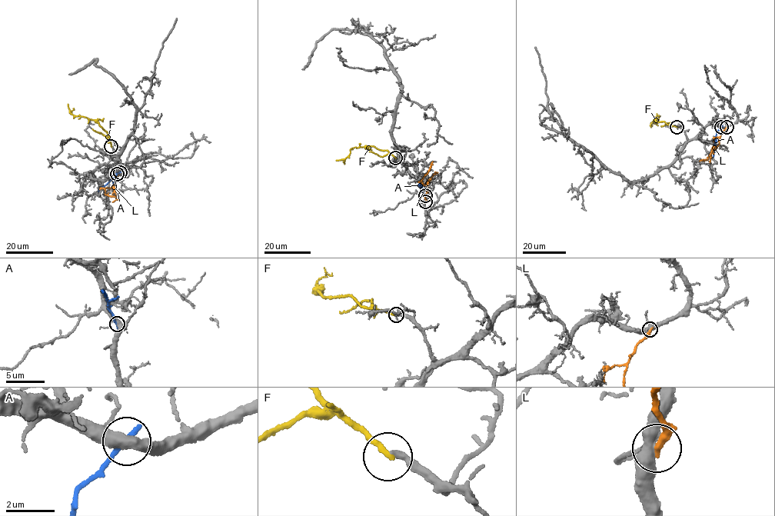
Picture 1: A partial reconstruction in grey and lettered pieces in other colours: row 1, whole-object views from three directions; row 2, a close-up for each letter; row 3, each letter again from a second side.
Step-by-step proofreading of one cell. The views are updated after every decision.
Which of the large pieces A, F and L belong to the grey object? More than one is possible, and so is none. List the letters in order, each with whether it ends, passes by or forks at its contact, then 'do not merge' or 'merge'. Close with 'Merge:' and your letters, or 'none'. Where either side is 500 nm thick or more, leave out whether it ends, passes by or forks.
A: it ends there; do not merge
F: it ends there; do not merge
L: it ends there; do not merge
Merge: none

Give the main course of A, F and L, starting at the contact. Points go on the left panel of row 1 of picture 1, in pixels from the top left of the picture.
A: (120, 172), (98, 191)
F: (111, 146), (106, 131), (94, 120), (71, 114), (68, 104)
L: (117, 174), (114, 184), (104, 189), (105, 194), (116, 197)

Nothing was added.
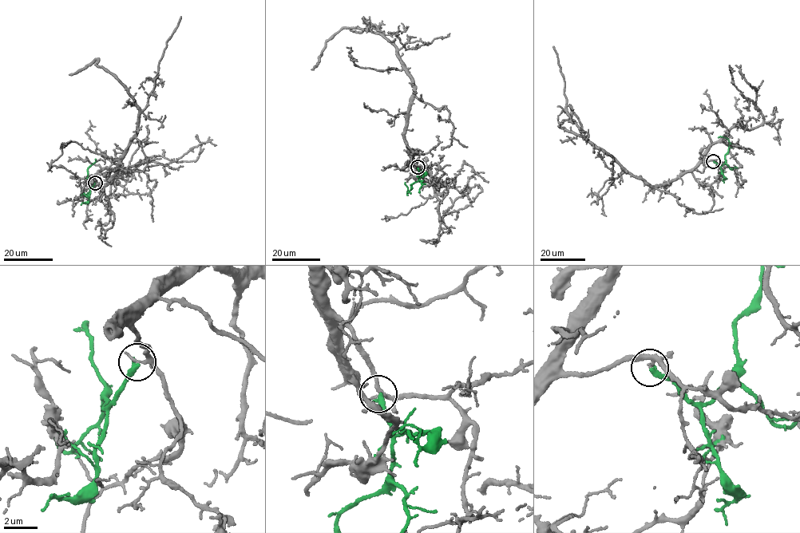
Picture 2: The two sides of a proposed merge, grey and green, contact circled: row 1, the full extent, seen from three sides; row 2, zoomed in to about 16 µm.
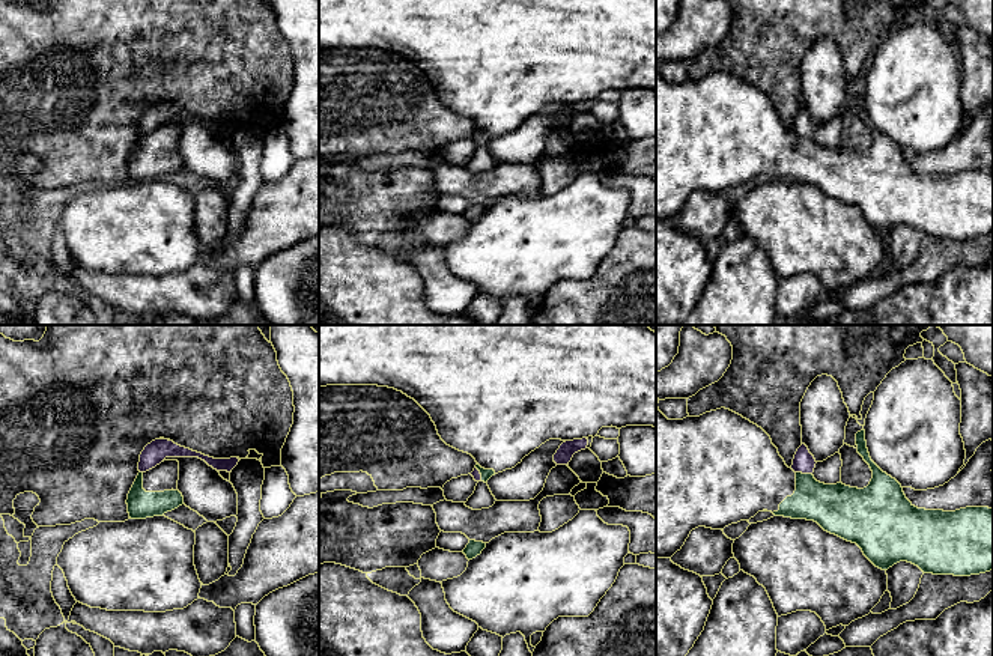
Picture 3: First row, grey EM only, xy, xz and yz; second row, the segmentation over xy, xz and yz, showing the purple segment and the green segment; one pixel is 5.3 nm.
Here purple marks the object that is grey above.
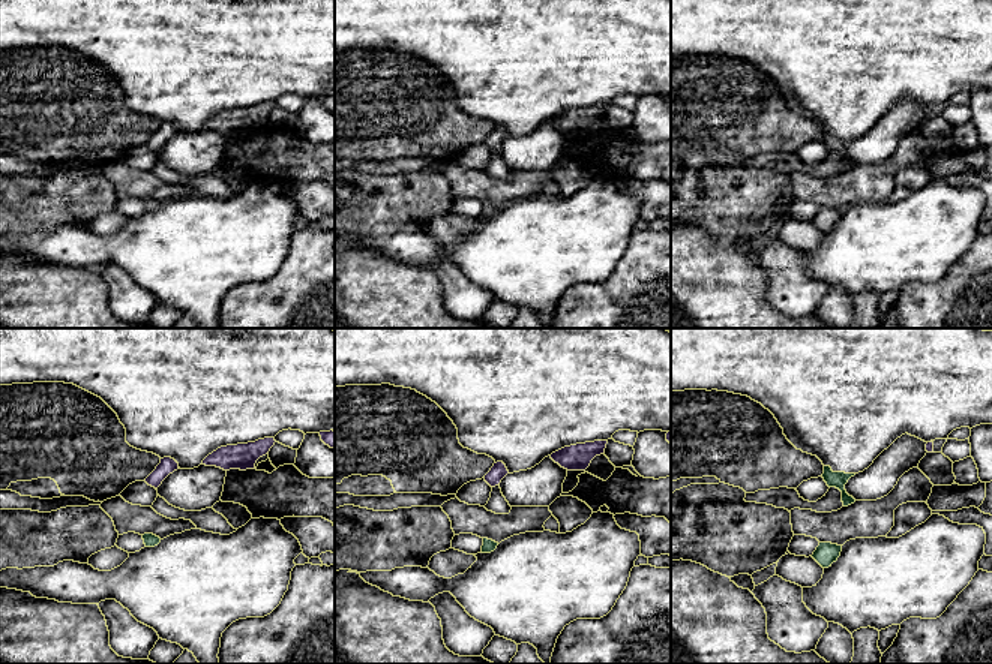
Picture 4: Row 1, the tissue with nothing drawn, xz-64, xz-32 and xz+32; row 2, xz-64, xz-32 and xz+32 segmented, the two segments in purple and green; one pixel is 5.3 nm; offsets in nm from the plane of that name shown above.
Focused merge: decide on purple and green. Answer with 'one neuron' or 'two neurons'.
two neurons

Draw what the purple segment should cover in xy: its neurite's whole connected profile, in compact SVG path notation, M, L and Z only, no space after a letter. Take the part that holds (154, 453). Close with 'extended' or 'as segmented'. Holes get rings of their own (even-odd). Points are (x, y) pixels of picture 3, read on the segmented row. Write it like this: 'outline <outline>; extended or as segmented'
outline M155 439L140 454L138 471L146 472L159 465L166 457L199 457L217 471L227 471L238 465L238 457L214 459L190 448L181 447L169 439Z; as segmented

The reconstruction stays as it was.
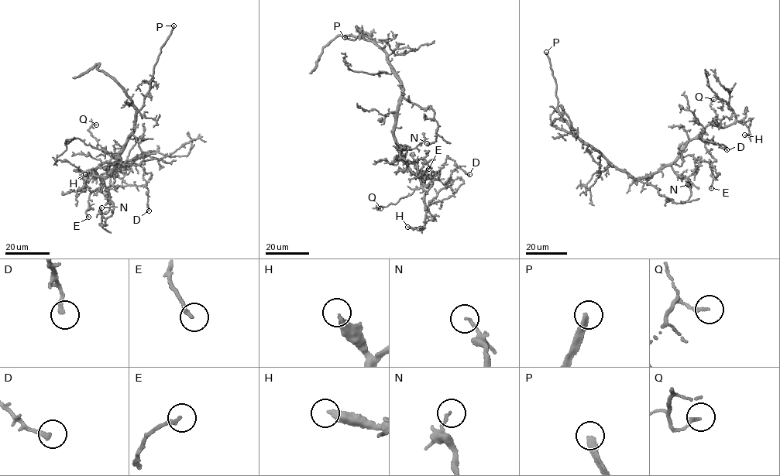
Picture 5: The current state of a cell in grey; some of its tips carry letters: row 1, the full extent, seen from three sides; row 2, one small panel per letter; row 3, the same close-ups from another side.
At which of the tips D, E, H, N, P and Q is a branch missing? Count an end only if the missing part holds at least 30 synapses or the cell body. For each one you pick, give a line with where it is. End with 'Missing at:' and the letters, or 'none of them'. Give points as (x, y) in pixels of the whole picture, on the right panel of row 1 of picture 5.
P: Place: (546, 52)
Missing at: P

